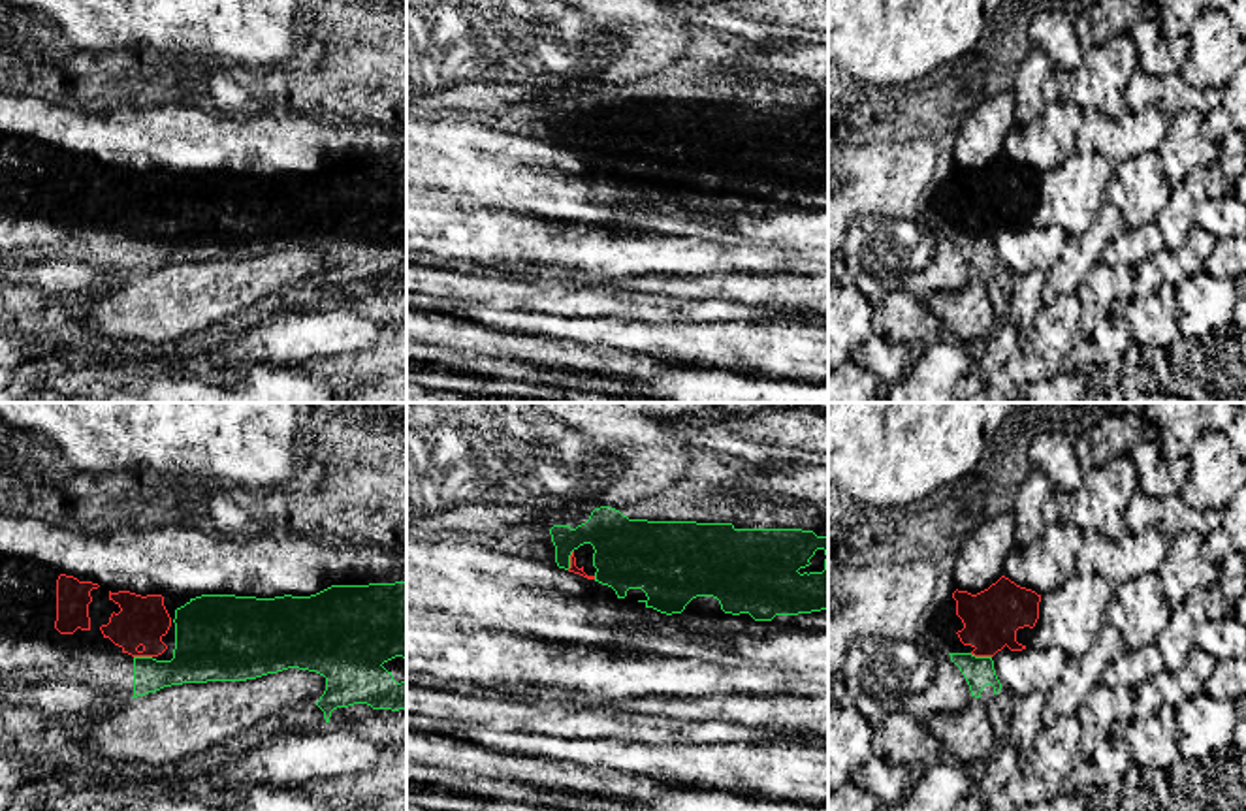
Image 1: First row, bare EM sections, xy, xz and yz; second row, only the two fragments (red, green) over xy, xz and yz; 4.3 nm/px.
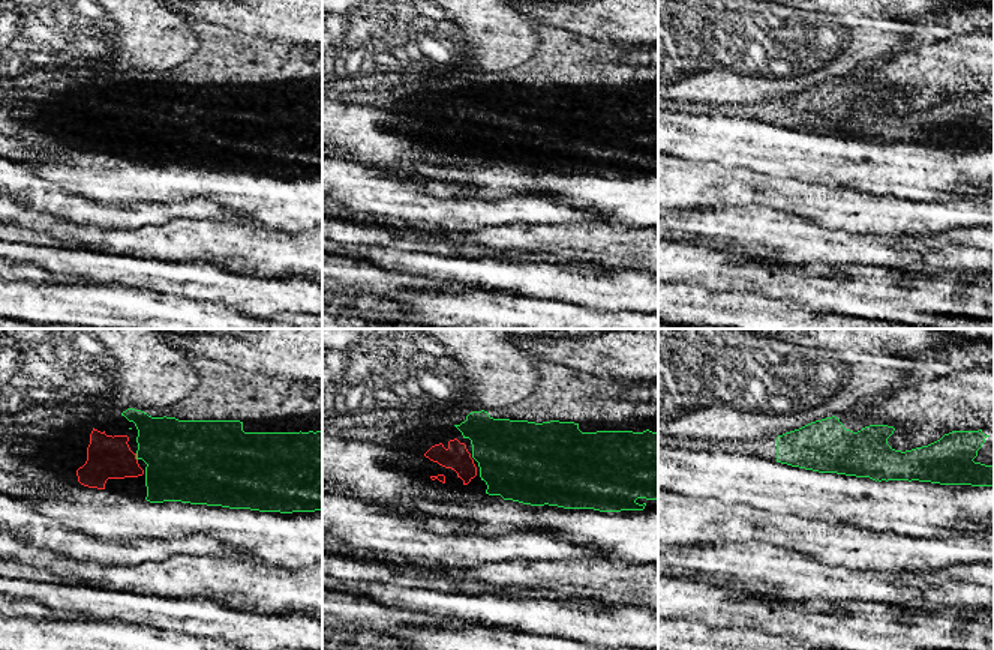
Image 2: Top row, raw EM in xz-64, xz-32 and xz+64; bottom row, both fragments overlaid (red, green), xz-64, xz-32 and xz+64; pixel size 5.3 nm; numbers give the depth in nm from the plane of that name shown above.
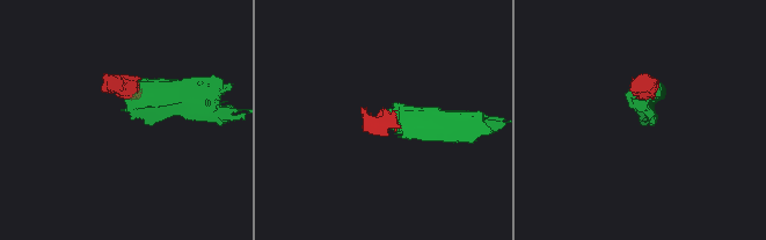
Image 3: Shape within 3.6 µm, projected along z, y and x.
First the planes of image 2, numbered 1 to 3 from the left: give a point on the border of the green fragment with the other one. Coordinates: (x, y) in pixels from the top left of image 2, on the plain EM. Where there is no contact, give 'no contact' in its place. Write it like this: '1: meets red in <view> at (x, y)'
1: meets red in xz-64 at (135, 120)
2: no contact
3: no contact

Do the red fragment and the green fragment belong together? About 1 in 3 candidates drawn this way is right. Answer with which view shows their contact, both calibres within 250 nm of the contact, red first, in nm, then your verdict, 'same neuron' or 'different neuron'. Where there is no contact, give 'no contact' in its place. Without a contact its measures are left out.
yz | 240/130 nm | same neuron

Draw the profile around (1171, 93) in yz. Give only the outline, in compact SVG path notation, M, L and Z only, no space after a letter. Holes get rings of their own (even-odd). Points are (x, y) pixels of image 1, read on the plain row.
M1137 68L1124 98L1129 111L1158 107L1167 117L1173 117L1178 111L1195 107L1205 115L1220 105L1220 88L1193 87L1178 72L1156 77Z

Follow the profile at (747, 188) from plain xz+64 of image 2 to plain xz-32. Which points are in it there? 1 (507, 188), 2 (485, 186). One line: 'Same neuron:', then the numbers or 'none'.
Same neuron: none

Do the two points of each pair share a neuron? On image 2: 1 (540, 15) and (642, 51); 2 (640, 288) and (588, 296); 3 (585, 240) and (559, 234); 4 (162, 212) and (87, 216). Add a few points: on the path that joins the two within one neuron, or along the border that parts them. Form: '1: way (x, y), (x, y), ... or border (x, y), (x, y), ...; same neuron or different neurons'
1: border (642, 42), (627, 47); different neurons
2: way (627, 290), (601, 290); same neuron
3: way (579, 239), (565, 237); same neuron
4: way (144, 215), (105, 215); same neuron

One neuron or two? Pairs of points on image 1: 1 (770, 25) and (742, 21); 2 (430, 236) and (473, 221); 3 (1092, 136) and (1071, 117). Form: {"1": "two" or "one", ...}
{"1": "one", "2": "one", "3": "two"}

